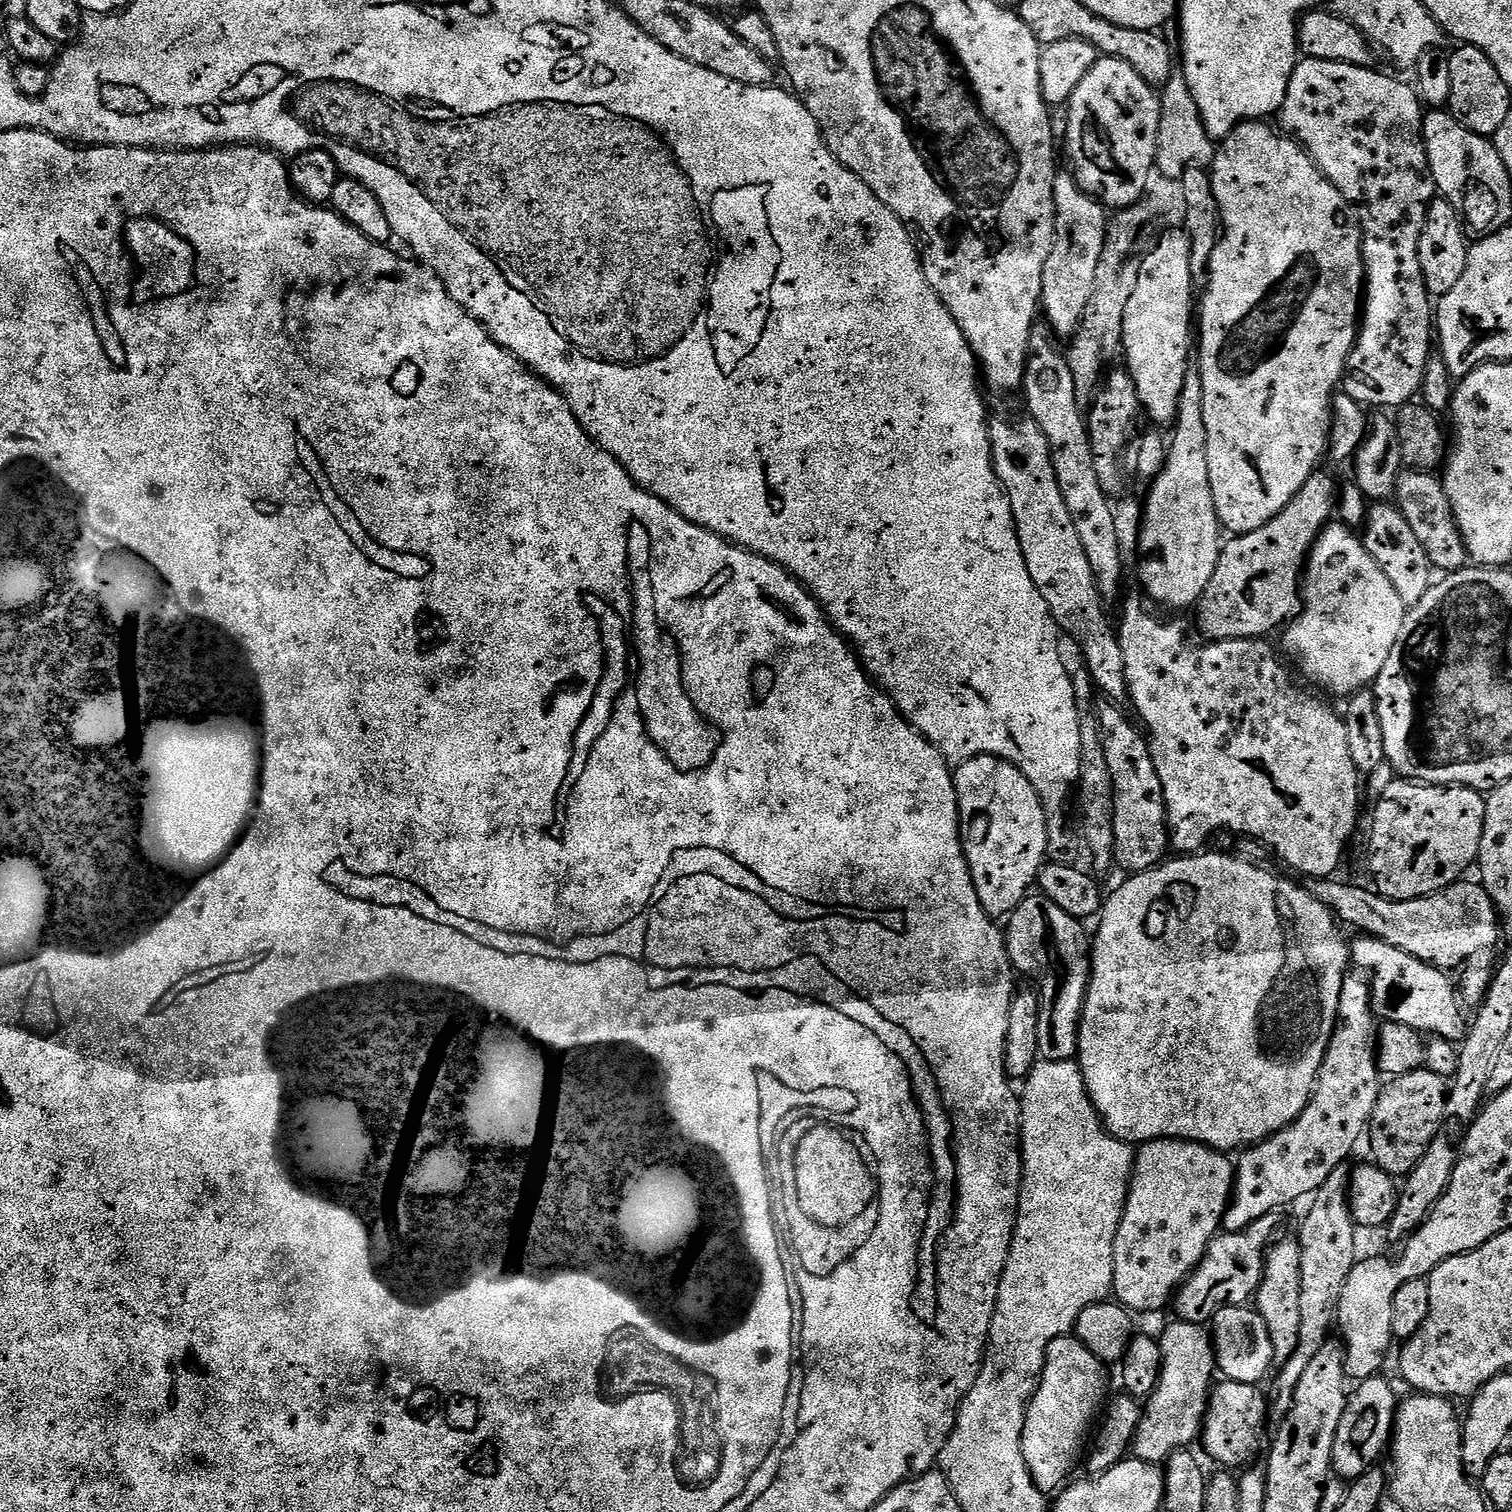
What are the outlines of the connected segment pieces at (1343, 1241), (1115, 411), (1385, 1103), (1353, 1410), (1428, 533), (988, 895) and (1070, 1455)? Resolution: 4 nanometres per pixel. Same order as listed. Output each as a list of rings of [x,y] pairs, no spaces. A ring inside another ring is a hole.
[[[1337,1170],[1326,1178],[1326,1182],[1315,1192],[1311,1201],[1312,1209],[1300,1228],[1300,1265],[1302,1266],[1302,1294],[1300,1309],[1302,1310],[1302,1326],[1300,1341],[1296,1349],[1287,1357],[1284,1369],[1276,1380],[1276,1397],[1270,1400],[1270,1416],[1273,1421],[1282,1422],[1292,1408],[1294,1394],[1302,1374],[1306,1374],[1306,1366],[1318,1354],[1318,1350],[1329,1339],[1328,1331],[1333,1331],[1337,1323],[1336,1312],[1340,1309],[1340,1299],[1350,1278],[1352,1268],[1358,1263],[1356,1256],[1356,1232],[1358,1225],[1352,1219],[1350,1203],[1350,1176],[1344,1170]]]
[[[1120,366],[1105,375],[1095,400],[1086,412],[1088,421],[1088,437],[1094,454],[1094,471],[1098,474],[1098,482],[1109,498],[1116,498],[1124,492],[1124,468],[1120,465],[1120,455],[1128,444],[1128,435],[1136,428],[1136,412],[1141,411],[1138,390],[1134,386],[1134,378],[1127,367]]]
[[[1426,1067],[1410,1074],[1391,1077],[1381,1087],[1374,1114],[1366,1129],[1366,1140],[1372,1143],[1372,1156],[1377,1168],[1393,1178],[1407,1177],[1419,1165],[1428,1148],[1444,1125],[1449,1081]]]
[[[1375,1376],[1361,1381],[1356,1389],[1349,1395],[1346,1410],[1343,1412],[1342,1422],[1339,1423],[1339,1432],[1335,1438],[1334,1454],[1332,1455],[1333,1471],[1341,1479],[1355,1481],[1371,1471],[1391,1439],[1395,1427],[1396,1414],[1398,1411],[1398,1399],[1391,1384]]]
[[[1401,469],[1398,482],[1395,484],[1394,503],[1413,528],[1418,542],[1425,547],[1426,556],[1433,569],[1443,573],[1455,572],[1463,568],[1469,561],[1465,550],[1464,539],[1457,530],[1453,511],[1450,510],[1450,500],[1446,496],[1443,481],[1433,473]]]
[[[975,756],[955,769],[952,781],[960,807],[960,841],[968,869],[978,894],[978,902],[993,918],[1007,918],[1033,891],[1037,876],[1048,855],[1046,814],[1030,778],[1005,760],[996,756]]]
[[[1075,1335],[1054,1338],[1054,1342],[1050,1342],[1044,1355],[1040,1384],[1028,1403],[1022,1434],[1024,1461],[1040,1492],[1055,1493],[1069,1479],[1067,1476],[1075,1470],[1076,1463],[1079,1460],[1081,1463],[1090,1433],[1109,1395],[1107,1370],[1106,1364],[1095,1357]]]

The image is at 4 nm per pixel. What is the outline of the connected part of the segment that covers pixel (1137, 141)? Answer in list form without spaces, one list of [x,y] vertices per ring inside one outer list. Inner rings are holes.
[[[1101,55],[1097,59],[1096,65],[1086,74],[1086,78],[1082,78],[1082,82],[1078,82],[1078,90],[1074,90],[1074,94],[1068,99],[1066,111],[1068,111],[1068,129],[1064,132],[1064,140],[1068,143],[1068,160],[1072,163],[1070,171],[1076,181],[1080,183],[1080,189],[1086,194],[1096,197],[1108,210],[1130,208],[1133,204],[1141,203],[1145,199],[1146,178],[1149,177],[1149,171],[1156,167],[1156,147],[1158,146],[1158,126],[1160,125],[1160,97],[1157,89],[1153,85],[1147,84],[1142,78],[1142,74],[1138,74],[1138,70],[1134,66],[1130,66],[1130,62],[1122,62],[1113,56]]]

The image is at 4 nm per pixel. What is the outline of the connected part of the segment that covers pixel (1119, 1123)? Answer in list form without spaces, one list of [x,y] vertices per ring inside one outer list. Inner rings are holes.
[[[1207,852],[1184,854],[1176,858],[1180,860],[1169,859],[1149,872],[1129,875],[1121,888],[1107,893],[1098,916],[1100,925],[1090,944],[1092,977],[1088,980],[1084,1012],[1080,1015],[1080,1073],[1084,1075],[1088,1097],[1100,1113],[1108,1133],[1133,1146],[1142,1145],[1147,1140],[1193,1140],[1218,1152],[1232,1154],[1287,1128],[1300,1117],[1302,1110],[1306,1110],[1316,1091],[1316,1078],[1336,1029],[1342,986],[1350,971],[1350,944],[1347,939],[1344,941],[1336,917],[1322,902],[1312,897],[1307,887],[1300,885],[1299,888],[1294,881],[1259,868],[1256,865],[1259,863],[1251,859],[1236,854],[1223,856],[1220,852]],[[1283,972],[1284,992],[1276,988]],[[1283,1020],[1284,1032],[1276,1025]]]

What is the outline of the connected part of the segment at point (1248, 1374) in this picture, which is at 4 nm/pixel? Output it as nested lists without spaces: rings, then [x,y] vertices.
[[[1252,1306],[1223,1308],[1210,1321],[1210,1335],[1216,1350],[1216,1364],[1227,1379],[1243,1384],[1263,1385],[1278,1353],[1272,1341],[1272,1331],[1260,1313]]]

